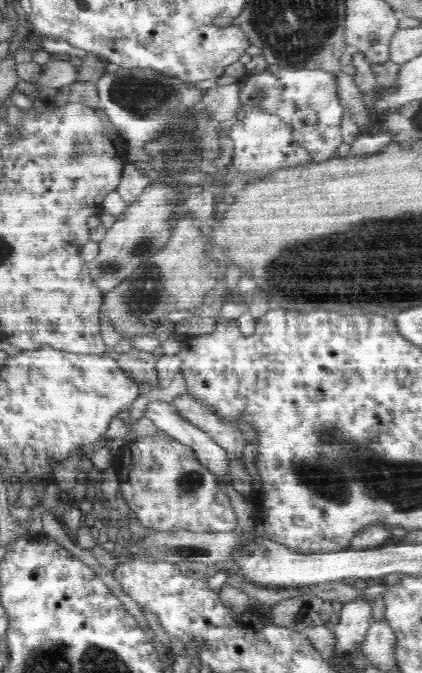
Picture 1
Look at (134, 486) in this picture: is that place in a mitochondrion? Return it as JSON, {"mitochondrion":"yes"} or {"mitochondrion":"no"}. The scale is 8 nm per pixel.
{"mitochondrion":"no"}

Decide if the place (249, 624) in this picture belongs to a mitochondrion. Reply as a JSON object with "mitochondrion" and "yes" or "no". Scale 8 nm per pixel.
{"mitochondrion":"no"}

